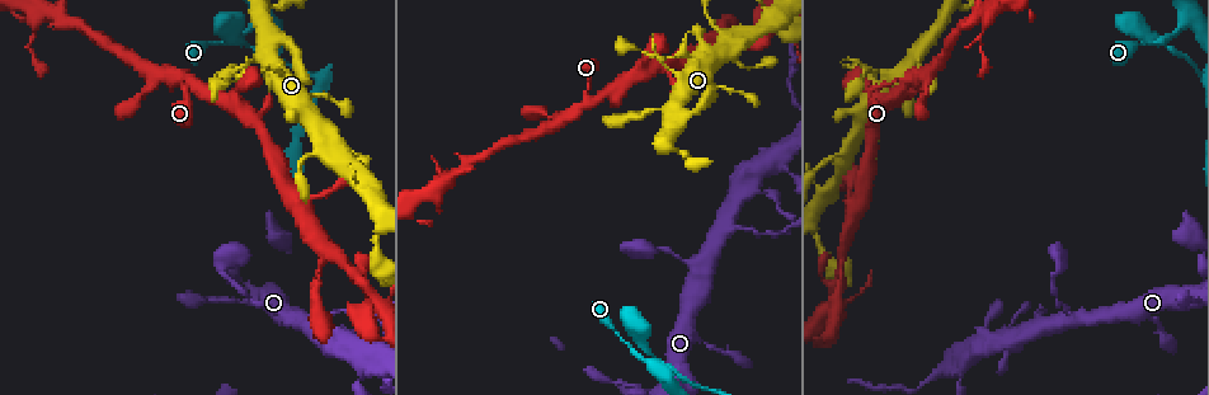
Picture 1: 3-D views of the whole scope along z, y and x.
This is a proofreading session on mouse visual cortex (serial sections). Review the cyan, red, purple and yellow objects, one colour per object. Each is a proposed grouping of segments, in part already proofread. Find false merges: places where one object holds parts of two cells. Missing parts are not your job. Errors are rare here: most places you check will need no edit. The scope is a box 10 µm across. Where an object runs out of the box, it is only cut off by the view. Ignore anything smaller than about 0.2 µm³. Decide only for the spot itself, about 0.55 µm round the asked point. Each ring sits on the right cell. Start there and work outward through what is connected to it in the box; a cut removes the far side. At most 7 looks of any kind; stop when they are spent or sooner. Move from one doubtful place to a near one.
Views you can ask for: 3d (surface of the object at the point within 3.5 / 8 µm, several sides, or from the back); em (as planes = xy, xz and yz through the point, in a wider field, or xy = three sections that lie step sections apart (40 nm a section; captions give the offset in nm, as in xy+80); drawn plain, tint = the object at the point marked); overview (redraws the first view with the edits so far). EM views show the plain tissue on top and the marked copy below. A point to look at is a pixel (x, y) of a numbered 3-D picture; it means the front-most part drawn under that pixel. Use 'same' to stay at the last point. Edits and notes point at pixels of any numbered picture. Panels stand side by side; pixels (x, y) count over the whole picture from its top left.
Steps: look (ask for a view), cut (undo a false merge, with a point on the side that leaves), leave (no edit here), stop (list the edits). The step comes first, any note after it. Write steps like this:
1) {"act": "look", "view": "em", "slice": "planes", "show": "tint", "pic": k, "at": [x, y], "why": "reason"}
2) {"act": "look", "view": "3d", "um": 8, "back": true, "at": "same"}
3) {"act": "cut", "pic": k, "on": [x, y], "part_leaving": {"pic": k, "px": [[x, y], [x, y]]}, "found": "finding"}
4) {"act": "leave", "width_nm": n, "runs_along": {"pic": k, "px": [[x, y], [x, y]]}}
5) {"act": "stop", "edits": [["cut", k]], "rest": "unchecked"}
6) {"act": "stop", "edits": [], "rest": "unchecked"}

{"act": "look", "view": "3d", "um": 8, "pic": 1, "at": [370, 291]}

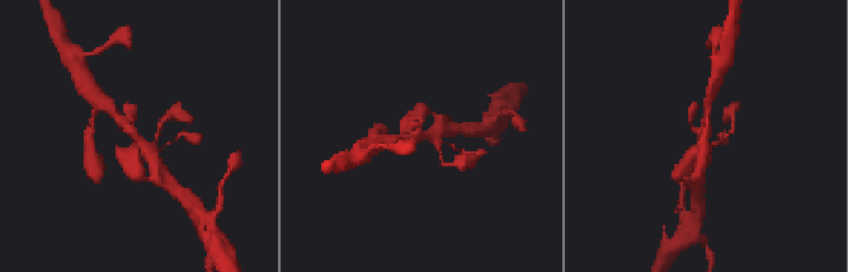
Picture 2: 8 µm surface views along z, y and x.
{"act": "look", "view": "em", "slice": "xy", "step": 2, "show": "tint", "at": "same", "why": "now the EM"}

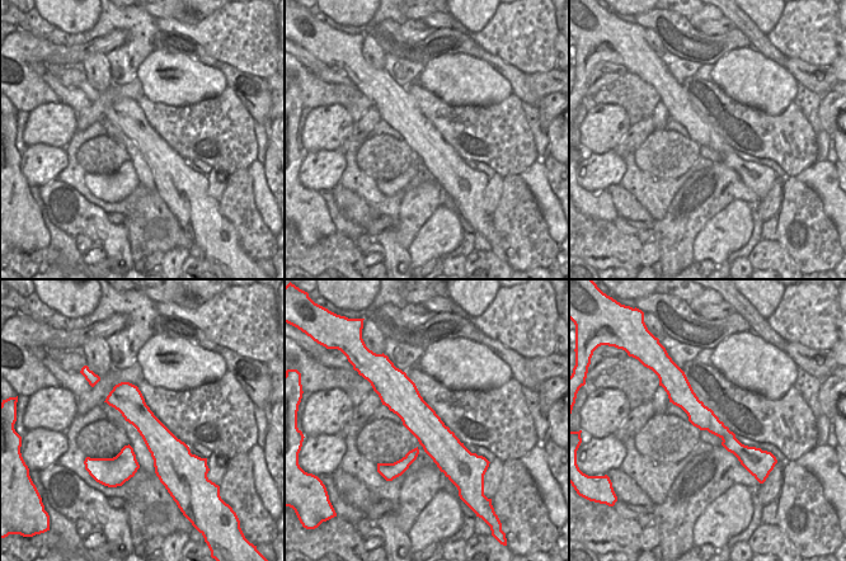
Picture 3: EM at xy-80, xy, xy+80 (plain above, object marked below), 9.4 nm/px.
{"act": "leave", "runs_along": {"pic": 3, "px": [[399, 375], [447, 472]]}, "found": "continuous, no second cell"}

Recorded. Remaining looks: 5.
{"act": "look", "view": "3d", "um": 8, "pic": 1, "at": [855, 141], "why": "branch point"}

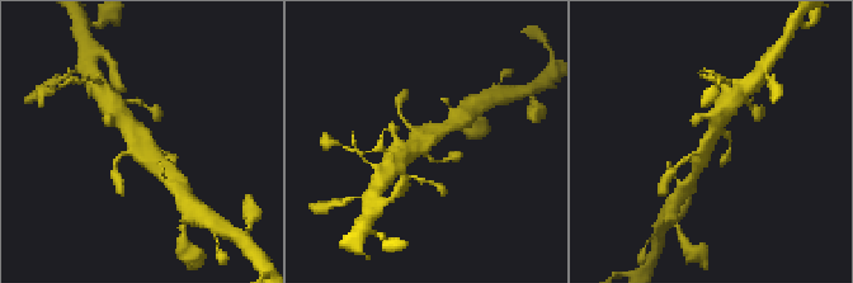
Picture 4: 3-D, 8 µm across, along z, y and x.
{"act": "look", "view": "3d", "um": 3.5, "at": "same", "why": "zoom in"}

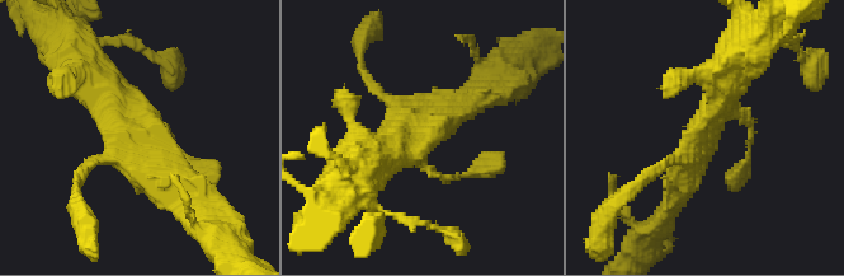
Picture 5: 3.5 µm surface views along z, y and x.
{"act": "leave", "runs_along": {"pic": 5, "px": [[80, 69], [146, 140], [185, 199]]}, "found": "continuous, no second cell"}

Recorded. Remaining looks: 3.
{"act": "look", "view": "3d", "um": 8, "pic": 1, "at": [469, 164], "why": "sharp bend"}

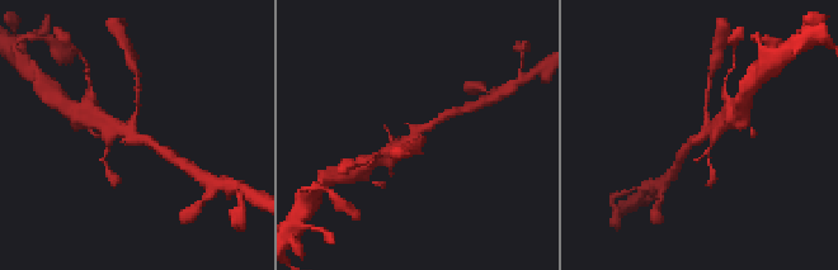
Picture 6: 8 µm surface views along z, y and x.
{"act": "look", "view": "em", "slice": "planes", "show": "tint", "at": "same", "why": "need the tissue"}

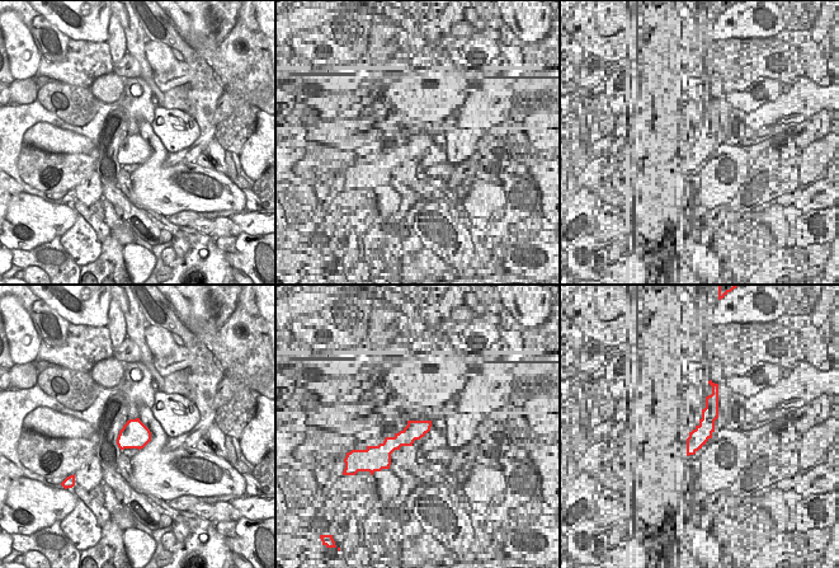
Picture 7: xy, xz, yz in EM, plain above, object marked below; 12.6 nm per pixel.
{"act": "leave", "found": "continuous, no second cell"}

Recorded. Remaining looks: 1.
{"act": "stop", "edits": [], "rest": "unchecked"}

